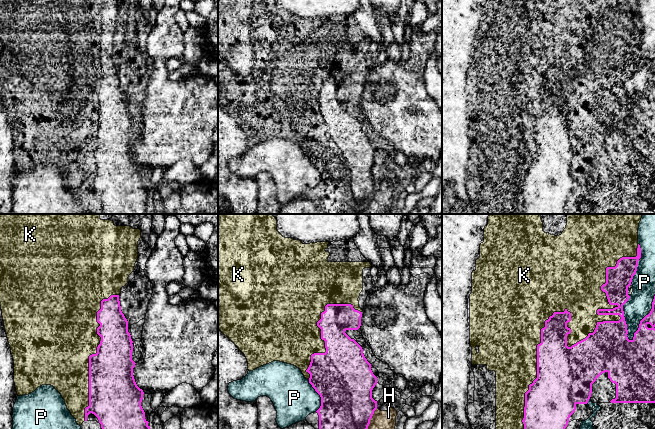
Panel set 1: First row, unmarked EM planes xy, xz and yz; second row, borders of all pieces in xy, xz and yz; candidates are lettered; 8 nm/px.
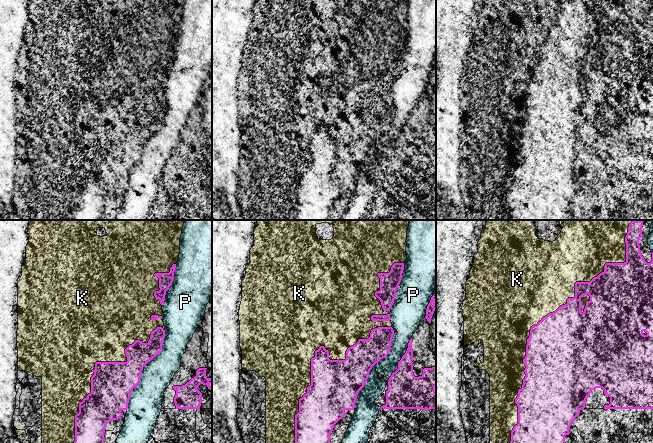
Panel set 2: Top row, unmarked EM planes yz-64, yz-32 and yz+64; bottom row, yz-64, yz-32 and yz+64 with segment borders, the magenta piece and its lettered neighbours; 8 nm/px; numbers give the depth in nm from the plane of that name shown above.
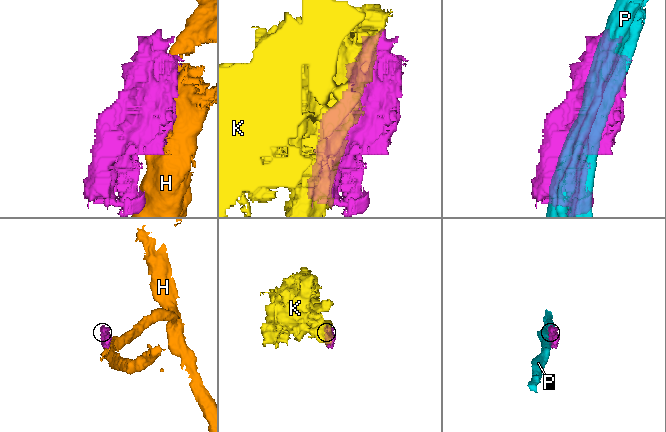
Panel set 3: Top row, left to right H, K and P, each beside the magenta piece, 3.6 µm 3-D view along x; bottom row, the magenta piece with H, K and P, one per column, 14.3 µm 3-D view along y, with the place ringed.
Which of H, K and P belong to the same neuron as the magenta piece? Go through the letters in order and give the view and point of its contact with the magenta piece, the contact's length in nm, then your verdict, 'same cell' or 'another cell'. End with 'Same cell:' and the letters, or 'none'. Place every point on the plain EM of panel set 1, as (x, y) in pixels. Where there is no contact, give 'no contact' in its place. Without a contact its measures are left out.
H: contact xz (369, 199); length 280 nm; another cell
K: contact yz (574, 120); length 1800 nm; another cell
P: contact yz (624, 95); length 360 nm; another cell
Same cell: none

